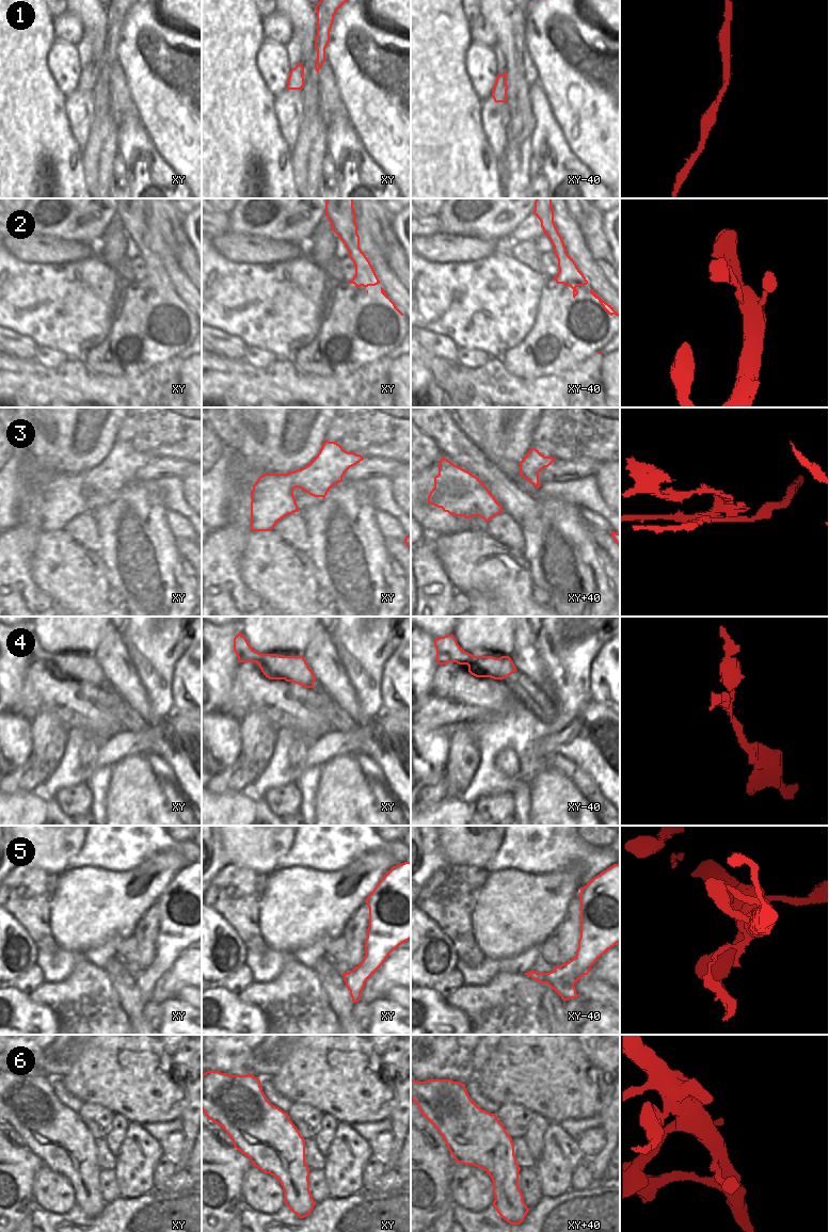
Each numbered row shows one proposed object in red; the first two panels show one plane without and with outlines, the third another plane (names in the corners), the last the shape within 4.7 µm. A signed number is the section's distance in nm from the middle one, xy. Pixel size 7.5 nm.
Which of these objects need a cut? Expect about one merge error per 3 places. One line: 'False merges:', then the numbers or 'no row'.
False merges: 3, 4, 5

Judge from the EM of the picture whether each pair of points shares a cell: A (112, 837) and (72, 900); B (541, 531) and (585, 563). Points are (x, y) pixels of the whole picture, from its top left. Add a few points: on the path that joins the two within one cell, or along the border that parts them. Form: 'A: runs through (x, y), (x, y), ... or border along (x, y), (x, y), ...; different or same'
A: border along (68, 867), (94, 866), (117, 873); different
B: runs through (554, 534), (562, 534), (575, 546), (575, 550); same

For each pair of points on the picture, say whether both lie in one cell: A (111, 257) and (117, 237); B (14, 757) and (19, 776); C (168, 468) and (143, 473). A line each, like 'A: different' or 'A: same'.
A: same
B: different
C: same

